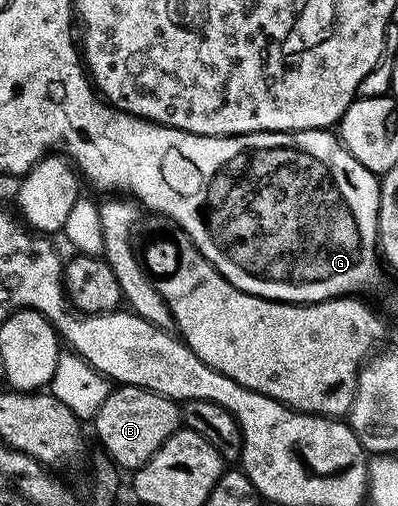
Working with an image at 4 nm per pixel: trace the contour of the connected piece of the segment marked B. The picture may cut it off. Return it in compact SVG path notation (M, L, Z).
M116 385L108 389L101 408L93 419L95 434L103 445L102 453L123 472L140 470L146 462L173 436L181 426L181 406L173 398L166 398L140 386Z

